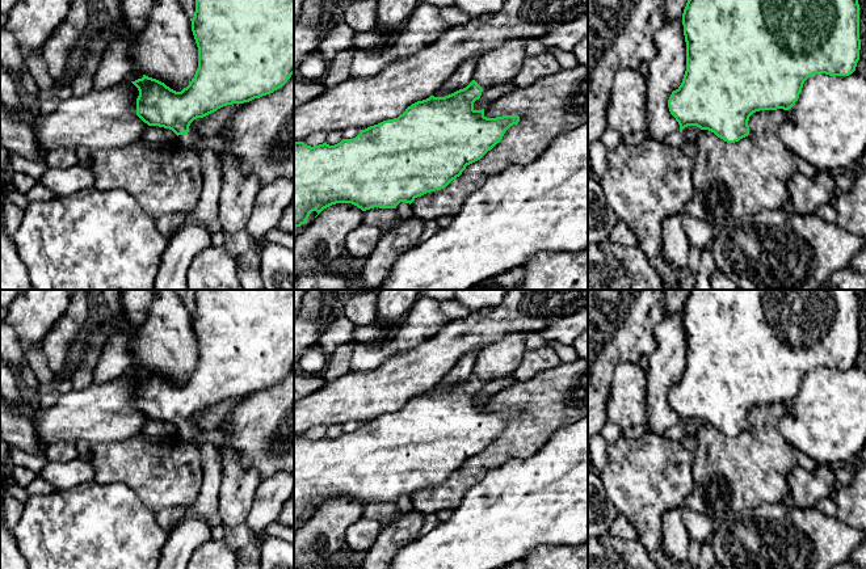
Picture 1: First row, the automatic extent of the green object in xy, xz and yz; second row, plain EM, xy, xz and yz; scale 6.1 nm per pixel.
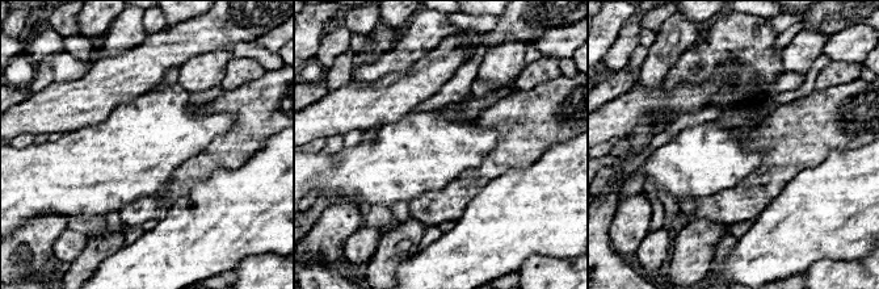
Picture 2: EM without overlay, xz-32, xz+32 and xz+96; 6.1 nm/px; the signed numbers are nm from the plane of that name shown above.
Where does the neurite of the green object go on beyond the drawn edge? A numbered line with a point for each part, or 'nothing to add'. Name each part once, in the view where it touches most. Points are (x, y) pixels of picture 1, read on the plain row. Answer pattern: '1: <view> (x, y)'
1: xy (190, 431)

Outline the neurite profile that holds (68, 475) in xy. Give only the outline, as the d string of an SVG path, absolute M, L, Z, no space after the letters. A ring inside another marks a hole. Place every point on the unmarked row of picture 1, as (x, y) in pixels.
M76 458L66 463L49 461L39 475L55 489L68 490L92 481L94 473L91 463Z

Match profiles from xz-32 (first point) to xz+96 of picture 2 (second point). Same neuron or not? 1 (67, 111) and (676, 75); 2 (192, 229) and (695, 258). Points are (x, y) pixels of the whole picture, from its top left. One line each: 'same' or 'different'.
1: different
2: different

